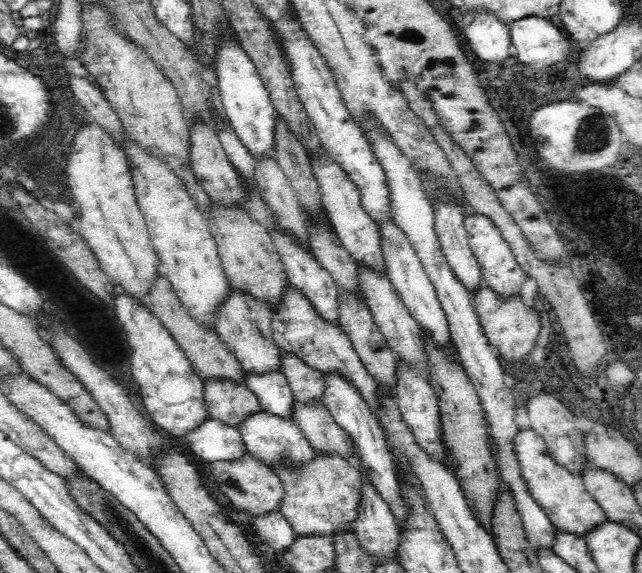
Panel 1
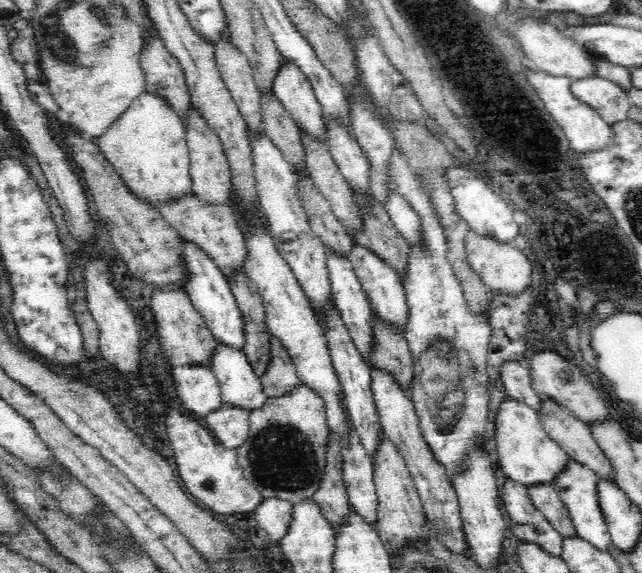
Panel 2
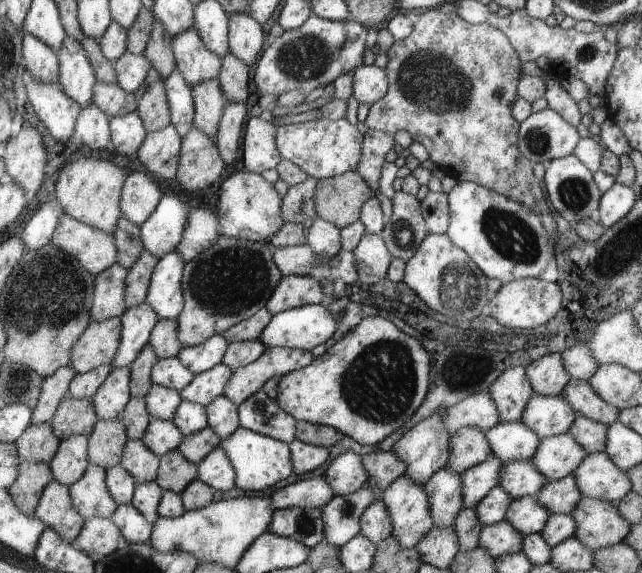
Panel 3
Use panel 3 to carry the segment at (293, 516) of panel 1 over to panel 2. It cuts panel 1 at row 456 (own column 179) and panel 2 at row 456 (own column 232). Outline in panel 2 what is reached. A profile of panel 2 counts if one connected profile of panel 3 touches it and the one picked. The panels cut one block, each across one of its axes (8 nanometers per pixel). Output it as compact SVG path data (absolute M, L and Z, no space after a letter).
M300 380L284 397L268 398L261 409L249 412L249 422L248 439L236 450L236 454L237 462L250 485L260 492L264 500L278 498L290 502L293 506L308 498L313 498L314 492L320 488L322 477L326 472L326 452L328 452L330 442L330 429L322 397Z

